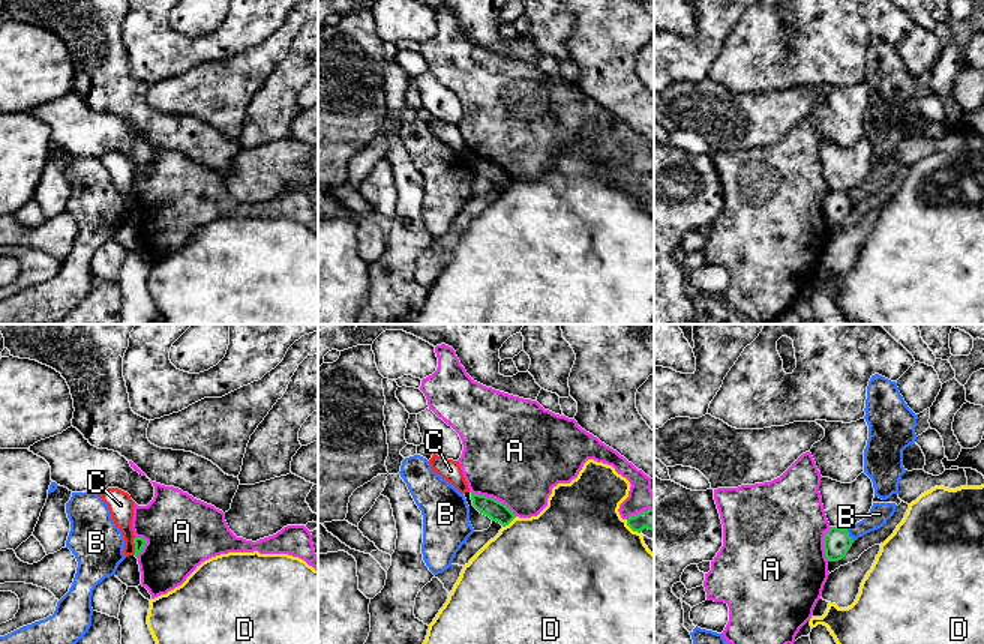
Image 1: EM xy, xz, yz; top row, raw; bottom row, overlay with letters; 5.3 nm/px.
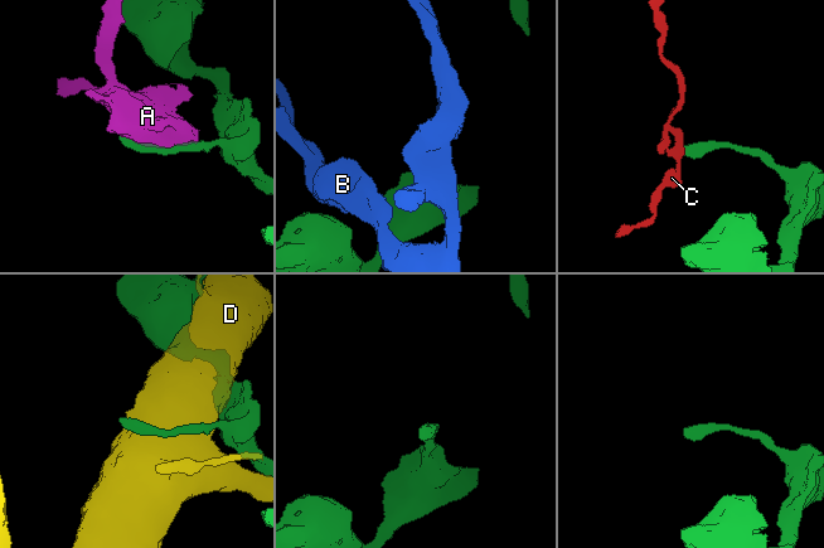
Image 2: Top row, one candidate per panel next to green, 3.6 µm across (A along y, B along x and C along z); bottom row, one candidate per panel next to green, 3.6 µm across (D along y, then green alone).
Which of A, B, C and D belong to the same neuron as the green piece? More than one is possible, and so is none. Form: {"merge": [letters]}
{"merge": []}

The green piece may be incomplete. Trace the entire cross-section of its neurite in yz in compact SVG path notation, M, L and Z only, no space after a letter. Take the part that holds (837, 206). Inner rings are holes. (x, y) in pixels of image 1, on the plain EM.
M830 191L824 200L824 213L828 225L842 224L850 213L854 204L844 191Z

